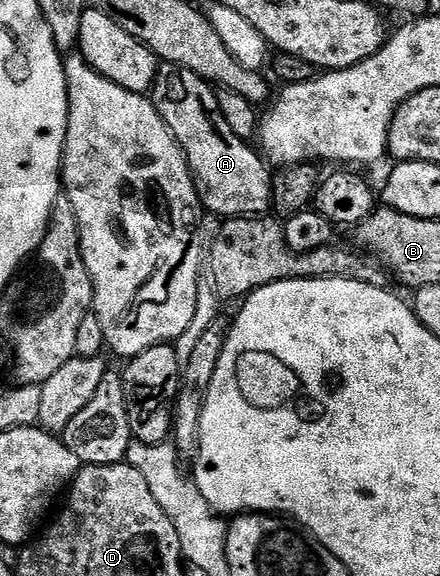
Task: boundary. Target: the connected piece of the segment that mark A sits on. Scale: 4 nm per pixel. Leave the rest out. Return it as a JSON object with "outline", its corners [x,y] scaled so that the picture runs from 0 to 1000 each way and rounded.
{"outline":[[[395,116],[375,123],[359,130],[357,144],[343,155],[343,172],[357,182],[357,196],[402,240],[402,252],[420,266],[468,370],[484,373],[486,368],[500,378],[609,370],[602,366],[623,352],[614,293],[586,259],[575,259],[543,240],[543,233],[534,233],[534,226],[525,226],[516,205],[507,205],[486,148],[423,118]]]}

